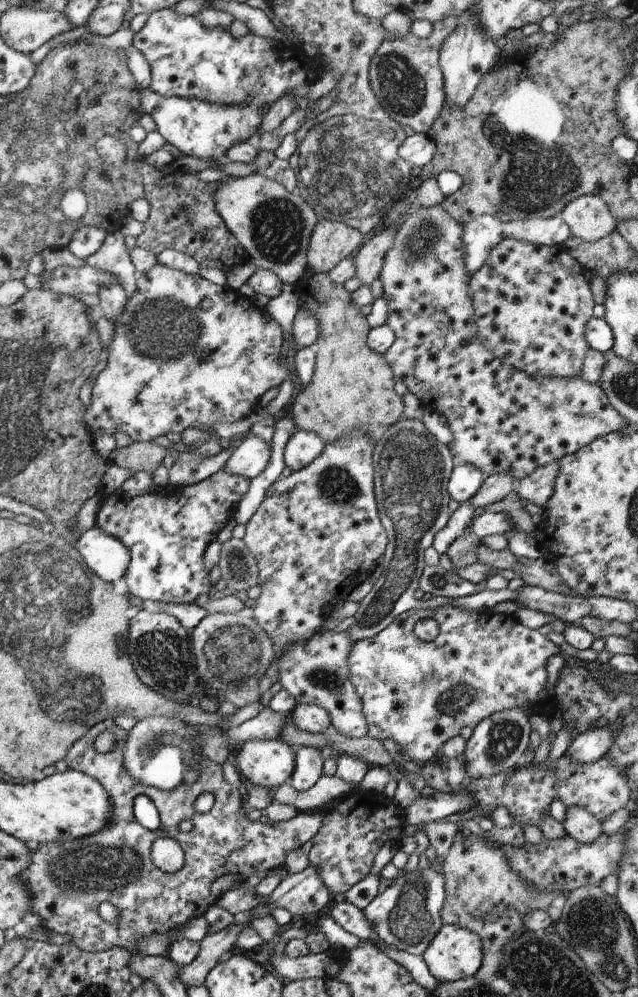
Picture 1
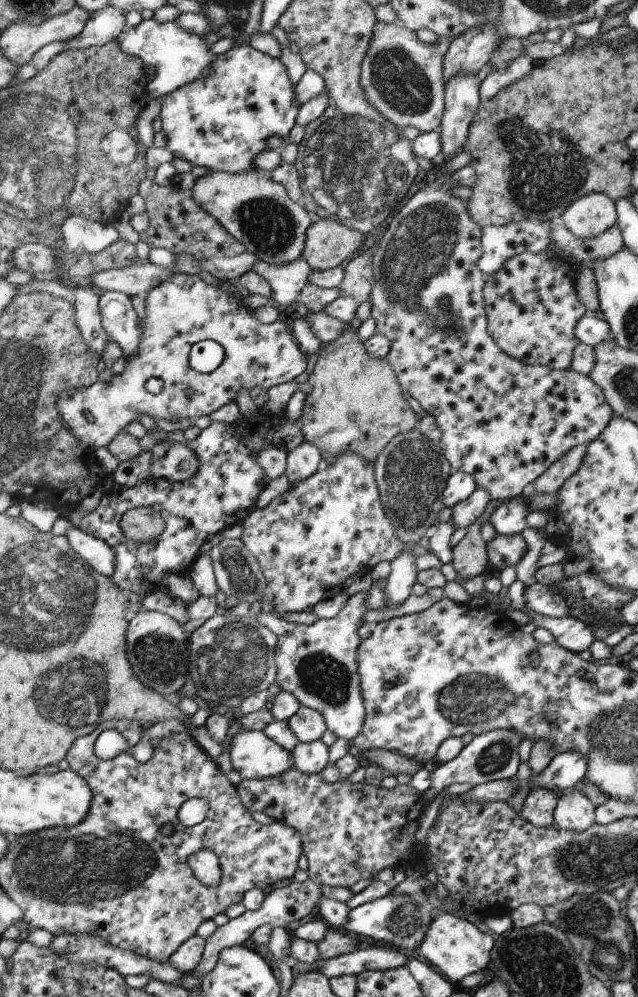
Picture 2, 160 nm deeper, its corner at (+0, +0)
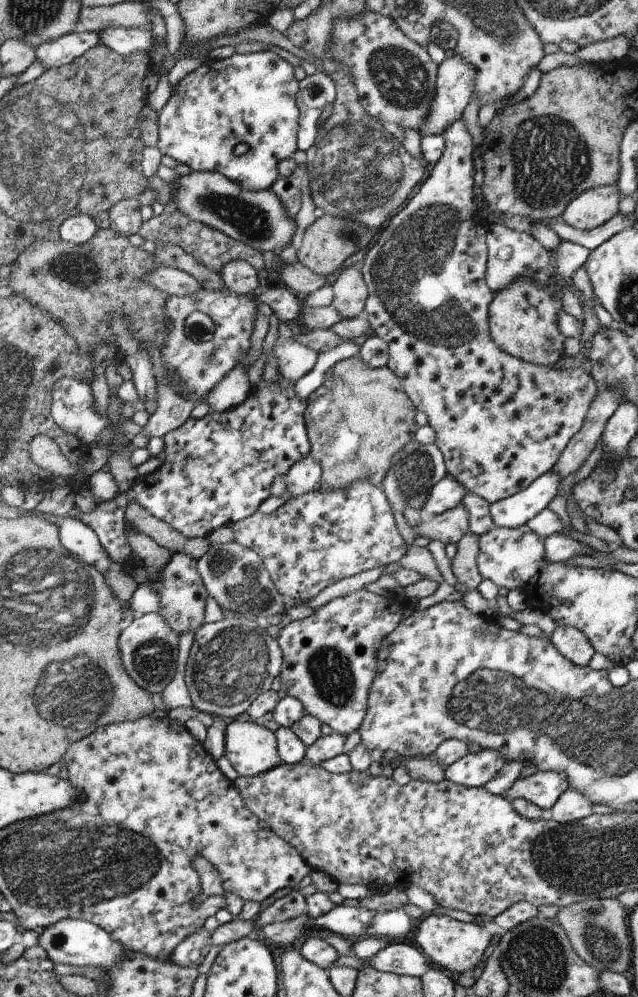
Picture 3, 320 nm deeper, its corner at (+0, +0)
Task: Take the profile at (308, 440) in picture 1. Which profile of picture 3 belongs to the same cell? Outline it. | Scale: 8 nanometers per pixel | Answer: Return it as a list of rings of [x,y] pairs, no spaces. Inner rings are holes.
[[[309,454],[283,476],[292,497],[313,491],[321,481],[321,466]]]

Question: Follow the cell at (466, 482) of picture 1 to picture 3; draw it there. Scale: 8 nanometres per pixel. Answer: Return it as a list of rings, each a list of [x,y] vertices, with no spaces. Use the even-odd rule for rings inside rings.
[[[448,476],[435,485],[430,492],[426,502],[420,506],[430,514],[442,514],[447,510],[453,509],[462,502],[468,490],[464,484],[459,483],[456,479]]]

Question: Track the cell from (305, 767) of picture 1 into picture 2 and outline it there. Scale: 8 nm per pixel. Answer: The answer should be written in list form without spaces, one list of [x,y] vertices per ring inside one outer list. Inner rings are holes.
[[[322,739],[311,743],[300,742],[290,753],[294,756],[294,767],[308,774],[321,773],[330,762],[330,748]]]

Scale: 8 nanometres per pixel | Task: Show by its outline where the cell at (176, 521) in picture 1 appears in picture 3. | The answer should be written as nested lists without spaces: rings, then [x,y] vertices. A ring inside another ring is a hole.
[[[278,374],[278,379],[275,382],[266,381],[262,378],[262,380],[255,386],[251,393],[248,395],[248,398],[242,402],[242,404],[238,404],[238,406],[234,406],[234,408],[229,408],[224,412],[214,412],[212,410],[209,411],[202,418],[188,418],[187,421],[184,421],[184,424],[181,424],[177,429],[171,430],[167,432],[163,436],[163,440],[165,445],[163,449],[166,452],[166,458],[164,458],[164,462],[161,464],[161,467],[153,472],[151,475],[139,477],[136,482],[131,486],[130,490],[126,492],[120,492],[119,495],[113,501],[102,501],[97,504],[97,507],[89,513],[82,513],[76,506],[74,506],[73,510],[69,512],[70,516],[78,517],[84,524],[87,524],[92,530],[98,535],[100,544],[103,544],[103,547],[106,549],[106,552],[109,554],[109,558],[111,559],[112,565],[120,566],[128,565],[130,566],[131,560],[134,558],[134,552],[131,550],[130,545],[128,544],[128,540],[126,539],[126,526],[127,522],[125,521],[125,513],[127,510],[127,506],[131,504],[132,501],[138,502],[140,506],[143,506],[149,513],[152,513],[155,517],[158,517],[160,520],[164,522],[170,523],[181,535],[187,536],[188,538],[196,538],[196,537],[206,537],[212,530],[216,530],[216,528],[220,528],[220,526],[230,525],[231,523],[235,523],[236,521],[242,520],[251,514],[254,514],[260,504],[264,502],[271,495],[271,484],[276,477],[282,477],[298,462],[302,461],[304,457],[307,457],[311,452],[311,441],[307,435],[307,425],[306,425],[306,410],[307,410],[307,402],[309,399],[301,399],[295,391],[295,383],[291,380],[288,380],[286,377],[280,376]]]

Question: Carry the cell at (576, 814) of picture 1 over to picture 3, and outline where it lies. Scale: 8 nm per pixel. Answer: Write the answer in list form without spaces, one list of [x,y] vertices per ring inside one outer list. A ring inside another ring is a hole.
[[[568,788],[560,795],[556,804],[547,811],[547,817],[559,823],[575,823],[592,814],[592,805],[580,792]]]

